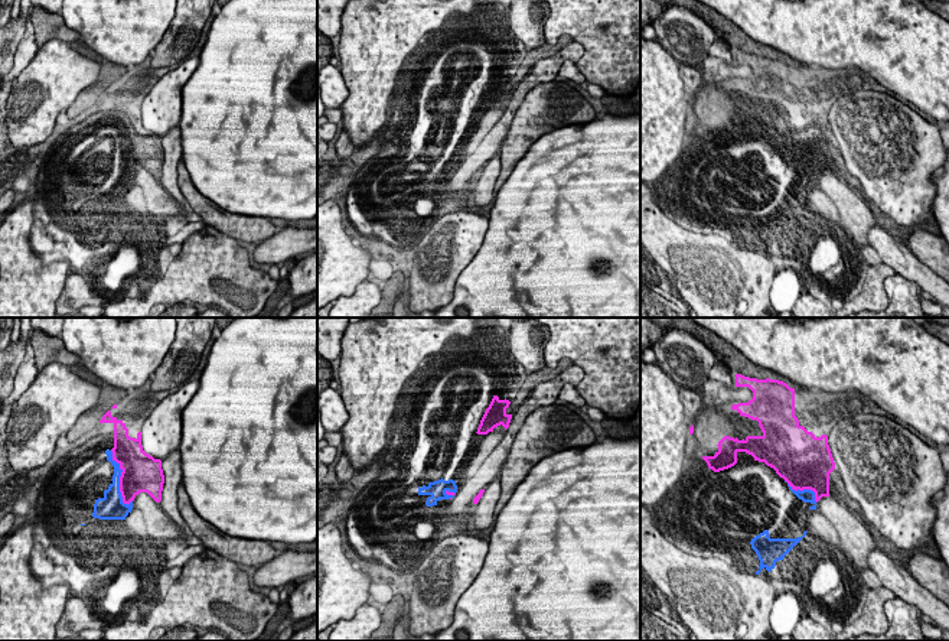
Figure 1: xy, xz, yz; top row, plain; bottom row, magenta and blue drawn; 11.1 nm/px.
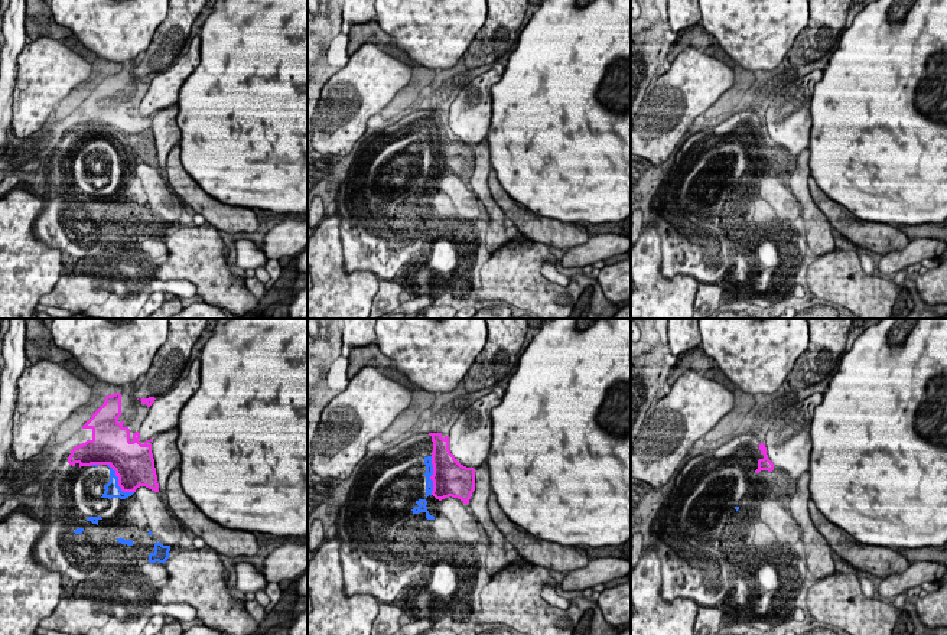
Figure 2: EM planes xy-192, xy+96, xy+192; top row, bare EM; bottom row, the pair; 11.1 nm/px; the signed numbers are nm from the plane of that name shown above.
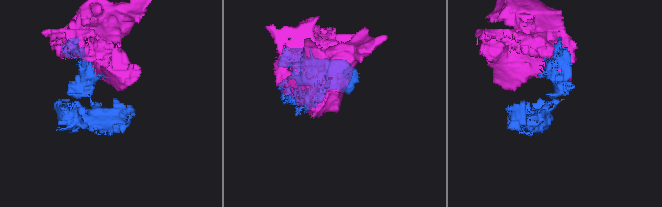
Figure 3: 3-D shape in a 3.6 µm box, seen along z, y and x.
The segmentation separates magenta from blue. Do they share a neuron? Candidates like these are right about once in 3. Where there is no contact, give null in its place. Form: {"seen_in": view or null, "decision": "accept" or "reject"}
{"seen_in": "xy", "decision": "accept"}

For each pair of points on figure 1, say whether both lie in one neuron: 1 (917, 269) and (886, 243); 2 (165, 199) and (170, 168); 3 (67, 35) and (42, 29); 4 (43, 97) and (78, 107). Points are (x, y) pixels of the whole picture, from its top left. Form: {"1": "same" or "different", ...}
{"1": "same", "2": "different", "3": "same", "4": "different"}

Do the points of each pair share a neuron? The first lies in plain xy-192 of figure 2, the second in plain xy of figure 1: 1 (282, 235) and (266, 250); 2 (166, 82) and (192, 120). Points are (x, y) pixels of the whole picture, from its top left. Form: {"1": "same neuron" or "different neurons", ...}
{"1": "same neuron", "2": "different neurons"}

